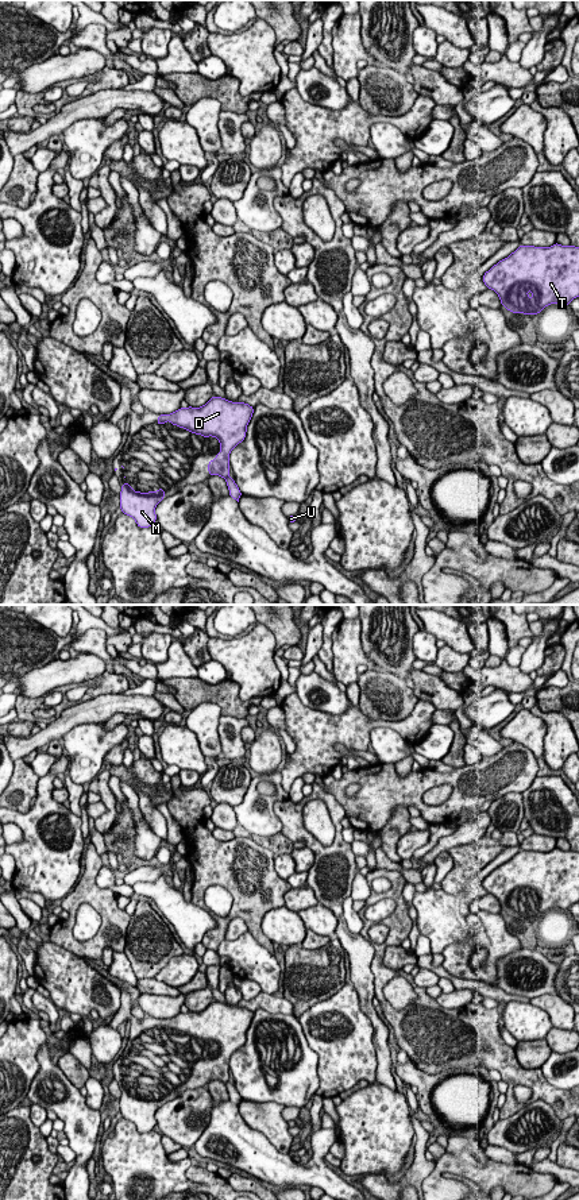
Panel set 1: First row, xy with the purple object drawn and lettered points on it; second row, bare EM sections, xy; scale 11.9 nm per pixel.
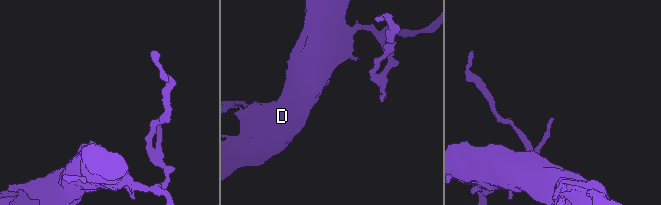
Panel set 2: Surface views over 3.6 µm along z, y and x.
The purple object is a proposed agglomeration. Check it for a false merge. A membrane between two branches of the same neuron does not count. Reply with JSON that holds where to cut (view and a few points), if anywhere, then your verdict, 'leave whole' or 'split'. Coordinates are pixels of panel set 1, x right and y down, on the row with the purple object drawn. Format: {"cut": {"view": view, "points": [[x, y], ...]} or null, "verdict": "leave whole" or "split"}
{"cut": null, "verdict": "leave whole"}

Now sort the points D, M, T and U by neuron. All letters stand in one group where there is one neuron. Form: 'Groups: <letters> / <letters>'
Groups: D M T U

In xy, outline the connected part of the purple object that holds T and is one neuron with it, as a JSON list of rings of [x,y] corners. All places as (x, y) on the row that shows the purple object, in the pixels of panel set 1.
[[[555,243],[551,247],[520,246],[482,277],[509,312],[537,315],[551,304],[568,306],[579,297],[579,247]]]

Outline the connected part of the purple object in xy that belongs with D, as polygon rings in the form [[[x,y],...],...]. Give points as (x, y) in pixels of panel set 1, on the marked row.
[[[213,396],[204,406],[180,408],[170,414],[158,414],[158,425],[170,422],[204,437],[213,436],[220,441],[220,452],[208,462],[209,476],[219,475],[227,481],[229,497],[239,502],[242,491],[235,479],[229,478],[229,454],[246,439],[247,425],[254,406],[244,402],[232,402]]]

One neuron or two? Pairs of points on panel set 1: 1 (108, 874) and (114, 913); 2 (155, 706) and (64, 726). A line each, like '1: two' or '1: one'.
1: two
2: one

